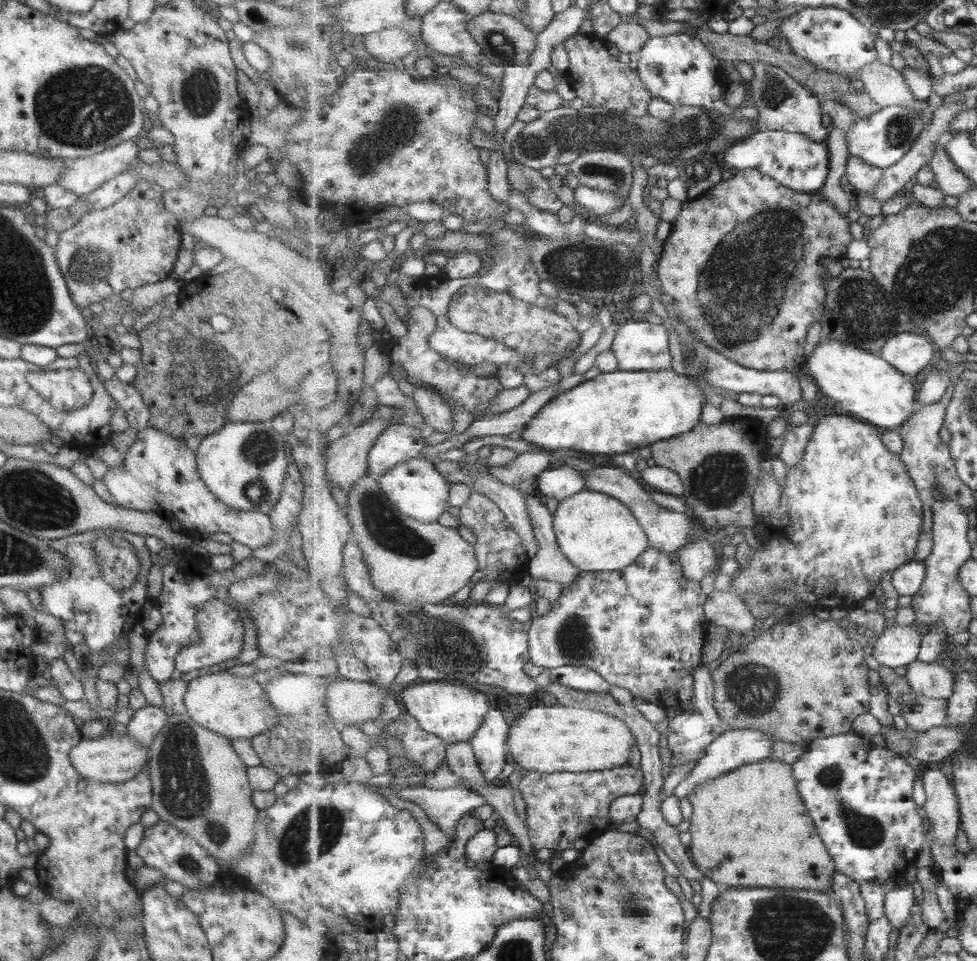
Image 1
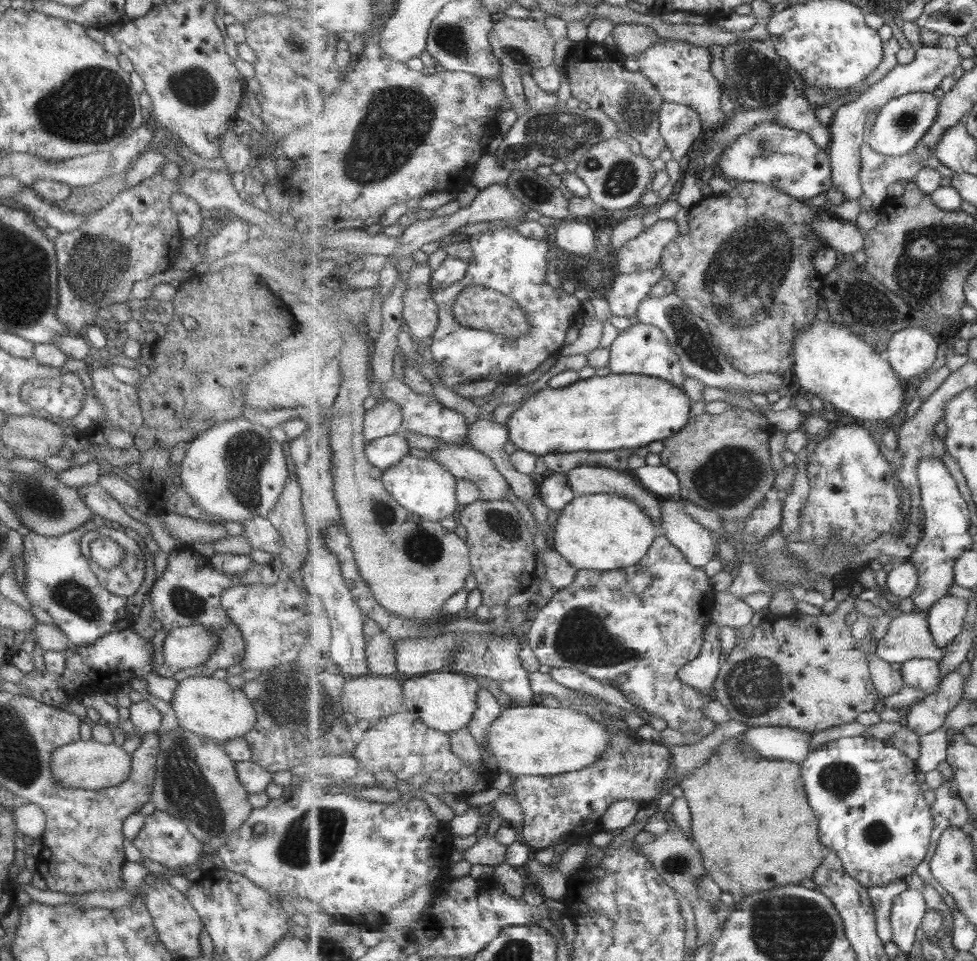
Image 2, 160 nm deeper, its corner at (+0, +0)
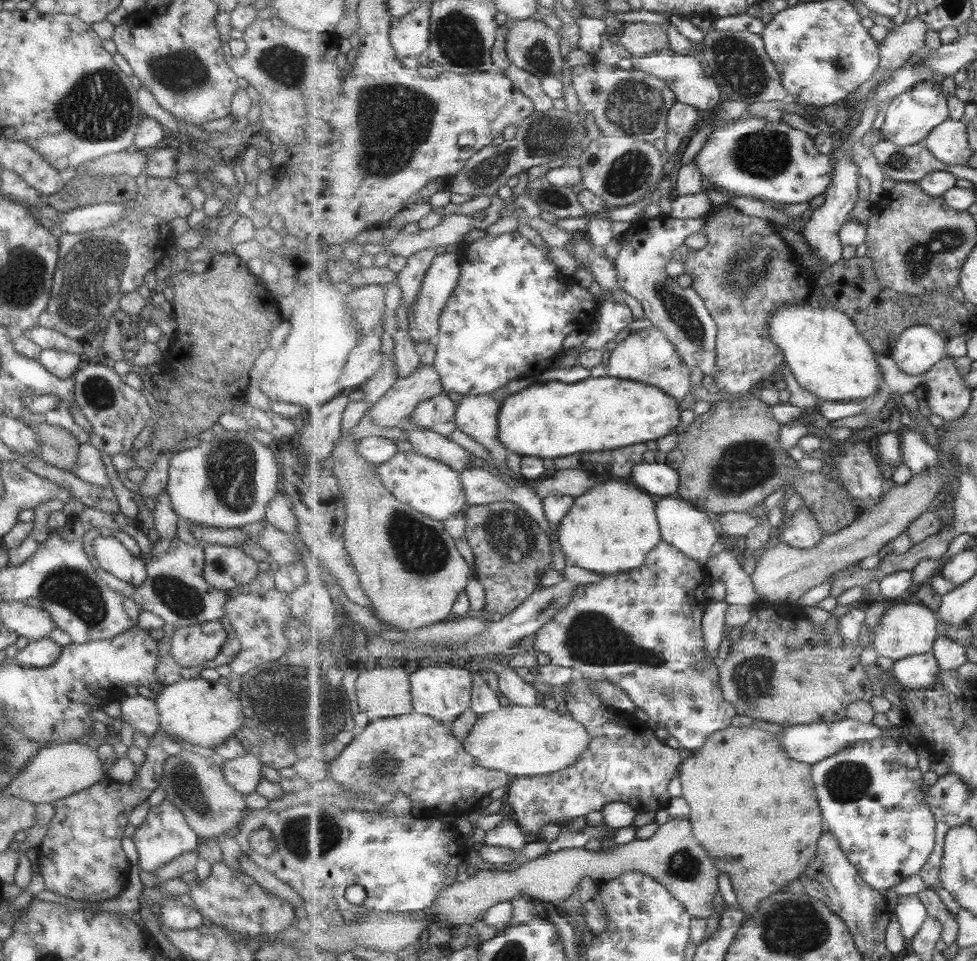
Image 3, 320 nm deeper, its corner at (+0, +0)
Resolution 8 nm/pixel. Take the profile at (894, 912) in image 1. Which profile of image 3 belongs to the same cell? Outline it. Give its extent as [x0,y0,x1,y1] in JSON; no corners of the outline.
[894,895,930,938]

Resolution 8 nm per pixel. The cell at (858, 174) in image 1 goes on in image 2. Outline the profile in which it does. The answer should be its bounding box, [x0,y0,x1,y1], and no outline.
[861,142,958,208]

